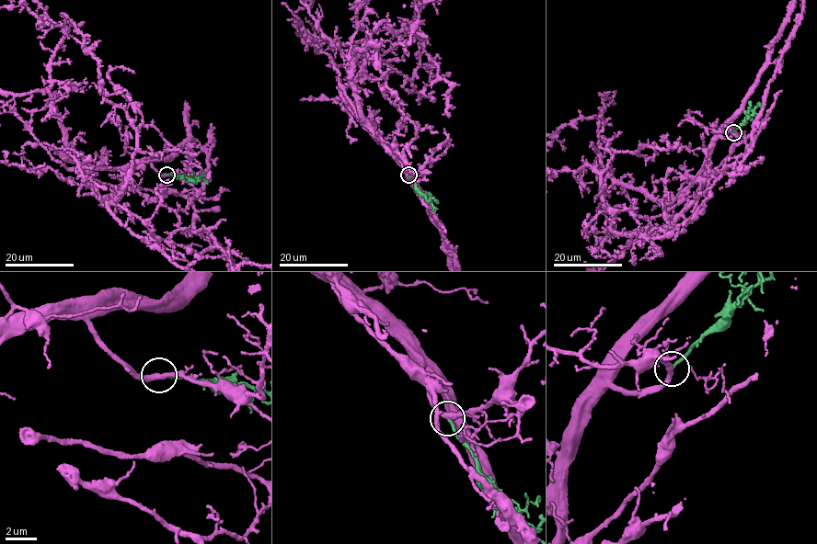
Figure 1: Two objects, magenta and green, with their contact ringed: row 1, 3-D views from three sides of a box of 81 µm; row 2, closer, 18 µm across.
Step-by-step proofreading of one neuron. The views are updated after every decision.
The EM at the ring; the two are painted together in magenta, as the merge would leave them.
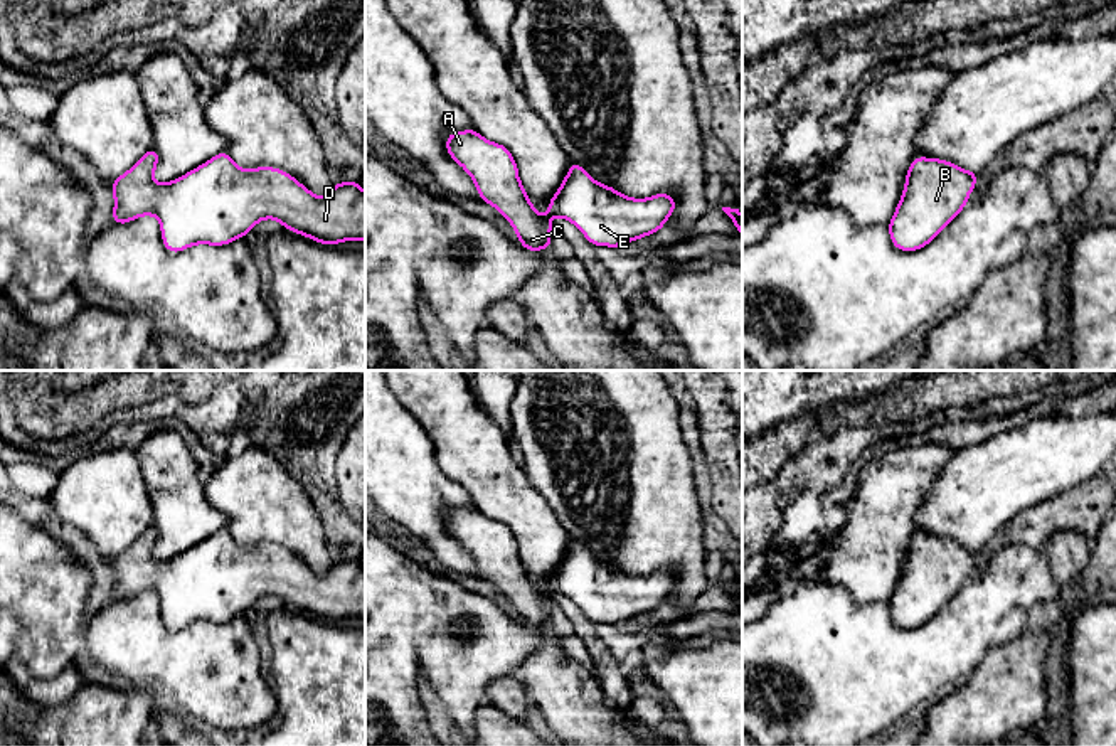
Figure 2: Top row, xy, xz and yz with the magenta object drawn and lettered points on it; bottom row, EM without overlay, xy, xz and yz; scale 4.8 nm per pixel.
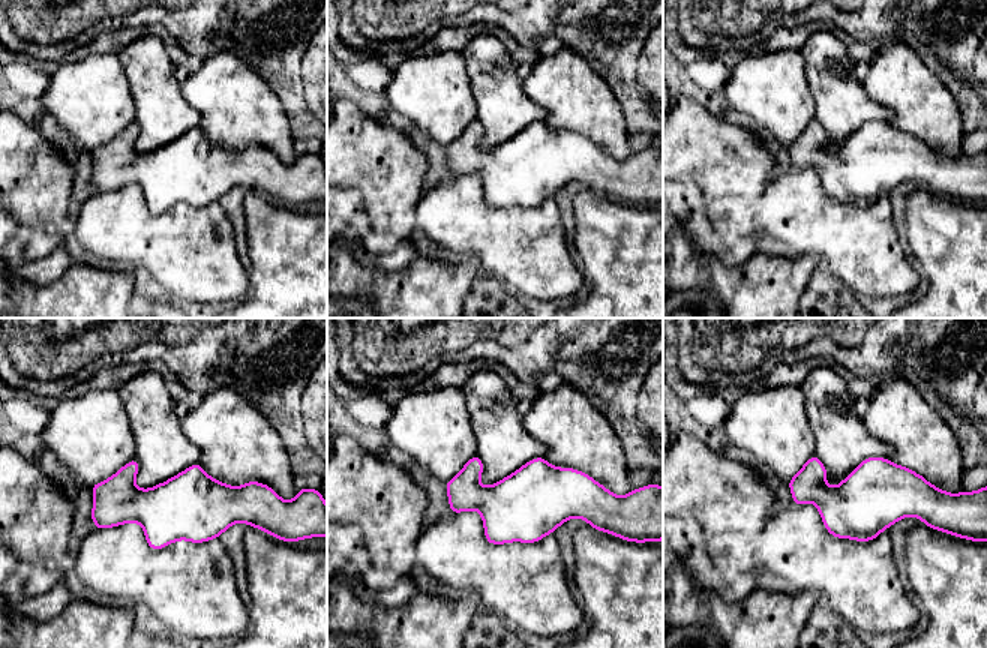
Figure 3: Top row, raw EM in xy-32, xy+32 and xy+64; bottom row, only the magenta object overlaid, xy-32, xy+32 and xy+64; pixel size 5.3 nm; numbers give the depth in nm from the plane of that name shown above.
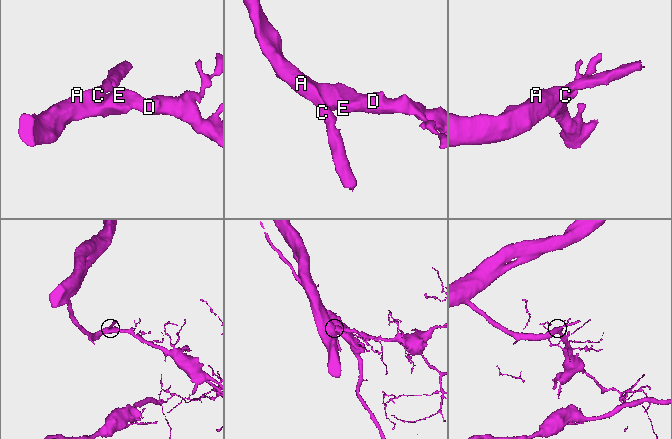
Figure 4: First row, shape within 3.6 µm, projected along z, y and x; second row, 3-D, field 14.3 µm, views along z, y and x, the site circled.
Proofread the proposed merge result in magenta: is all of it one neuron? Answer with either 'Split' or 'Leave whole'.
Leave whole

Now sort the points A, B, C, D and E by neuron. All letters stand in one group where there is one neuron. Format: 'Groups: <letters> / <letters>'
Groups: A B C D E

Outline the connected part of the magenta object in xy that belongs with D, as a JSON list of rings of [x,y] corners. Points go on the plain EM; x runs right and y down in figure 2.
[[[151,524],[113,557],[113,599],[155,593],[170,630],[195,621],[229,621],[263,596],[279,598],[284,606],[320,621],[365,618],[365,569],[359,559],[333,561],[325,574],[316,574],[288,549],[244,547],[224,527],[195,547],[157,561],[158,537]]]

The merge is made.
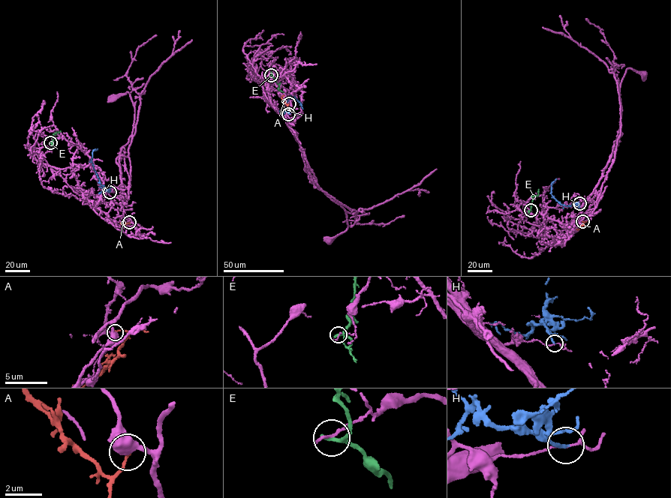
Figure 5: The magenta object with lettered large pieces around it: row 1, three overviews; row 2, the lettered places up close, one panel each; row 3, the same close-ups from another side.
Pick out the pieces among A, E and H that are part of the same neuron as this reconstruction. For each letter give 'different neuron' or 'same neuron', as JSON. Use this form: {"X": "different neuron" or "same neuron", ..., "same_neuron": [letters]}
{"A": "different neuron", "E": "different neuron", "H": "different neuron", "same_neuron": []}

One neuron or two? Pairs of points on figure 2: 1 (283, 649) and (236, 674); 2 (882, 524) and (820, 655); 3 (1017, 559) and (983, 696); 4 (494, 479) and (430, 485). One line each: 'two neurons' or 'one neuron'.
1: two neurons
2: two neurons
3: two neurons
4: two neurons

